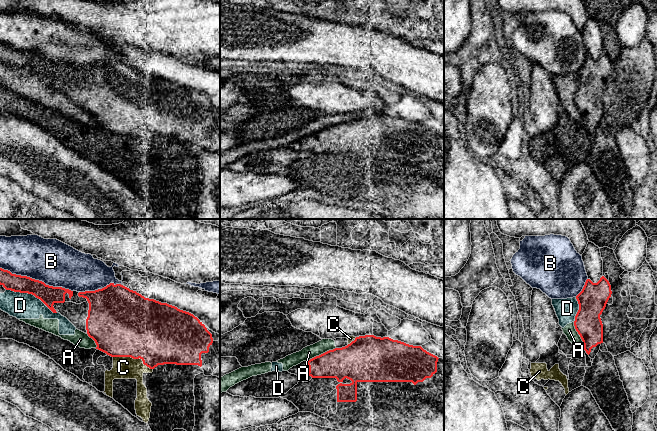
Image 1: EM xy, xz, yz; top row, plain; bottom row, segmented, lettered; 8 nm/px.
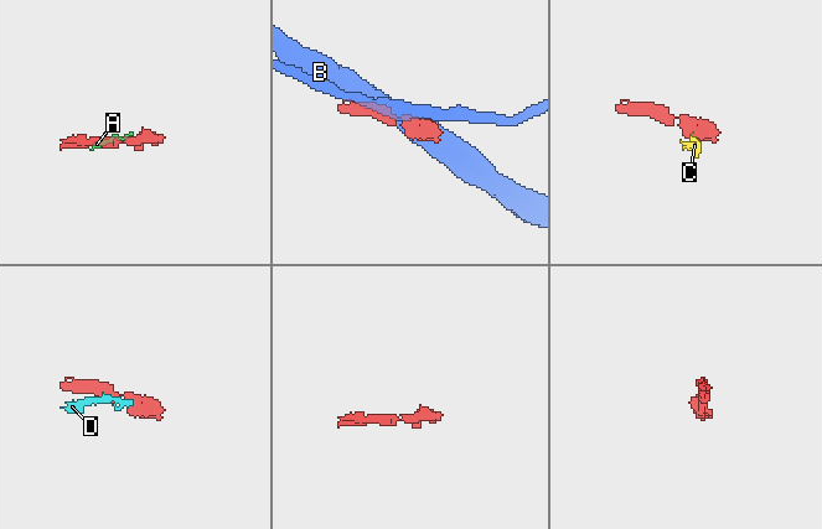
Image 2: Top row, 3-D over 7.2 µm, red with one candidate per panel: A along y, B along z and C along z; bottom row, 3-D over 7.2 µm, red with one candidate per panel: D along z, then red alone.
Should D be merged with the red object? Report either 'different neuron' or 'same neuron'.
different neuron

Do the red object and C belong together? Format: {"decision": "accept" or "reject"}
{"decision": "reject"}

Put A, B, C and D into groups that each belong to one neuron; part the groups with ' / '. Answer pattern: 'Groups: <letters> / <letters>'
Groups: A D / B / C

